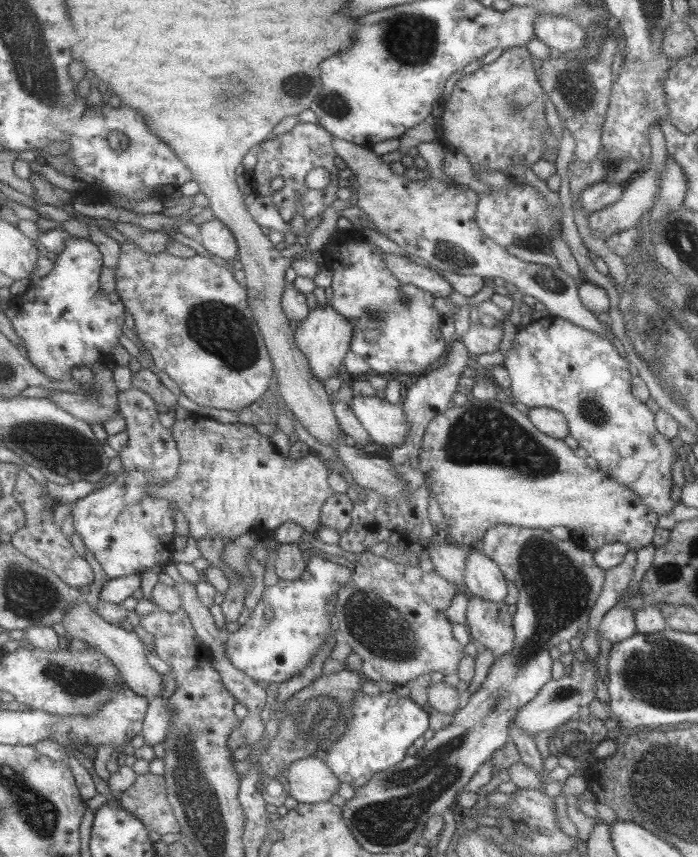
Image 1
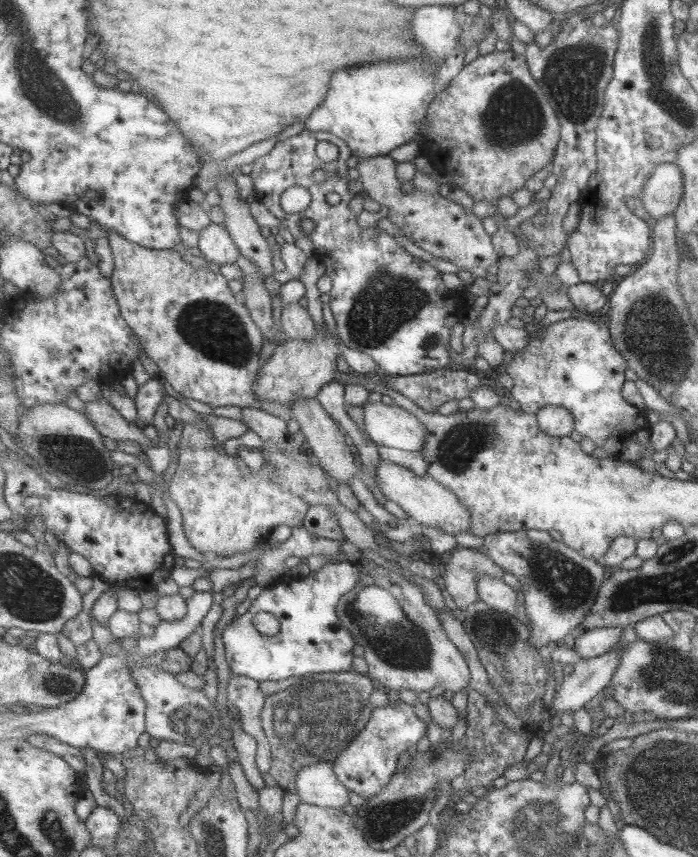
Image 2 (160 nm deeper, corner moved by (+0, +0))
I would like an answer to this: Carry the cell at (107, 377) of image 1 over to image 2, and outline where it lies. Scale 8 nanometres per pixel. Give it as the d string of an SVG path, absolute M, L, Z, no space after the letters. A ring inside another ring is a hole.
M110 392L105 397L85 404L85 414L92 418L93 422L104 436L110 436L115 440L130 440L139 445L142 452L154 450L157 445L151 442L151 438L143 433L141 424L133 424L127 420L109 401Z

